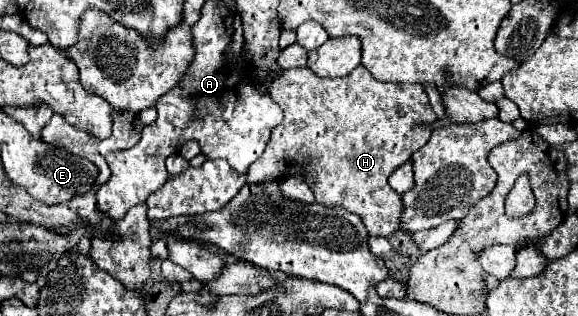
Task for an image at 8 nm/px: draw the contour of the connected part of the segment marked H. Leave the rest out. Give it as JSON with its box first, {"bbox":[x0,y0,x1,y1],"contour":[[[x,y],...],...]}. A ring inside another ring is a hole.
{"bbox":[247,65,437,237],"contour":[[[359,65],[351,75],[337,79],[317,77],[311,69],[287,69],[271,83],[269,95],[281,107],[283,121],[273,129],[261,159],[249,167],[247,183],[261,183],[267,179],[281,181],[289,175],[303,175],[307,185],[313,189],[317,203],[341,205],[343,209],[359,215],[369,235],[387,237],[395,233],[399,229],[403,203],[401,195],[389,187],[387,177],[417,149],[421,149],[431,135],[431,129],[421,125],[437,119],[429,105],[425,87],[383,83],[365,71],[363,65]]]}

